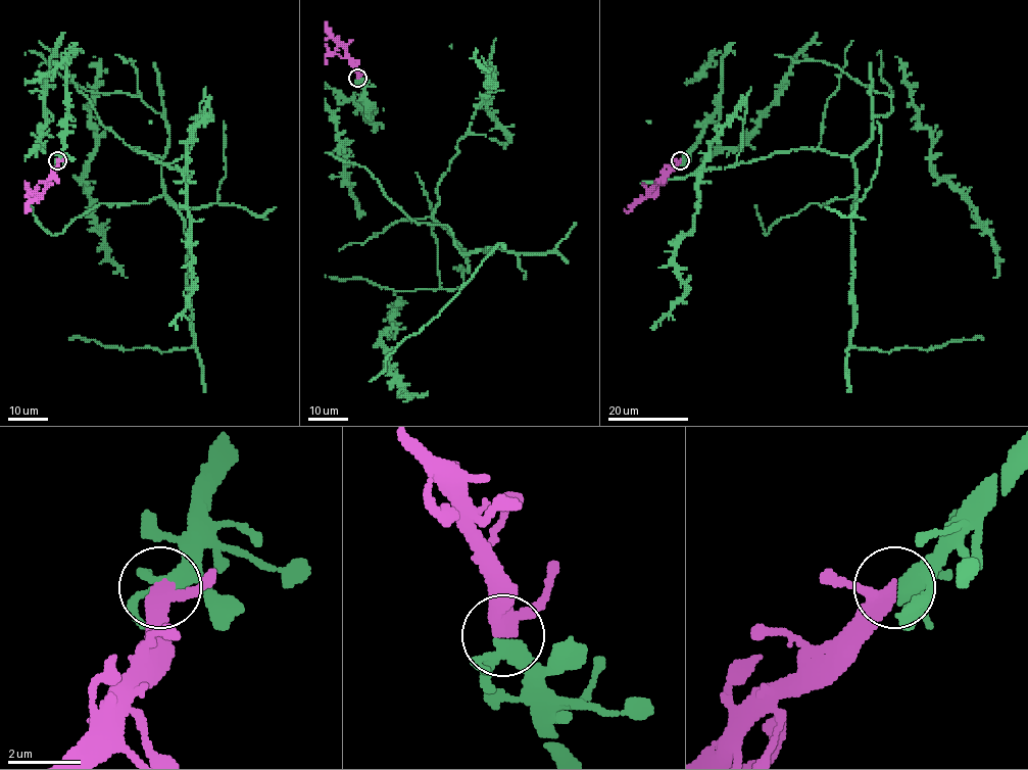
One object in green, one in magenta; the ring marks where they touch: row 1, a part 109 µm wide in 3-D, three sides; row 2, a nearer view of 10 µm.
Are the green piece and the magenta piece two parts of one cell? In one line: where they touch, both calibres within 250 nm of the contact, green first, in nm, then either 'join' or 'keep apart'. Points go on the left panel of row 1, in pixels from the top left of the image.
place (57, 160); calibres 320 and 360 nm; join

